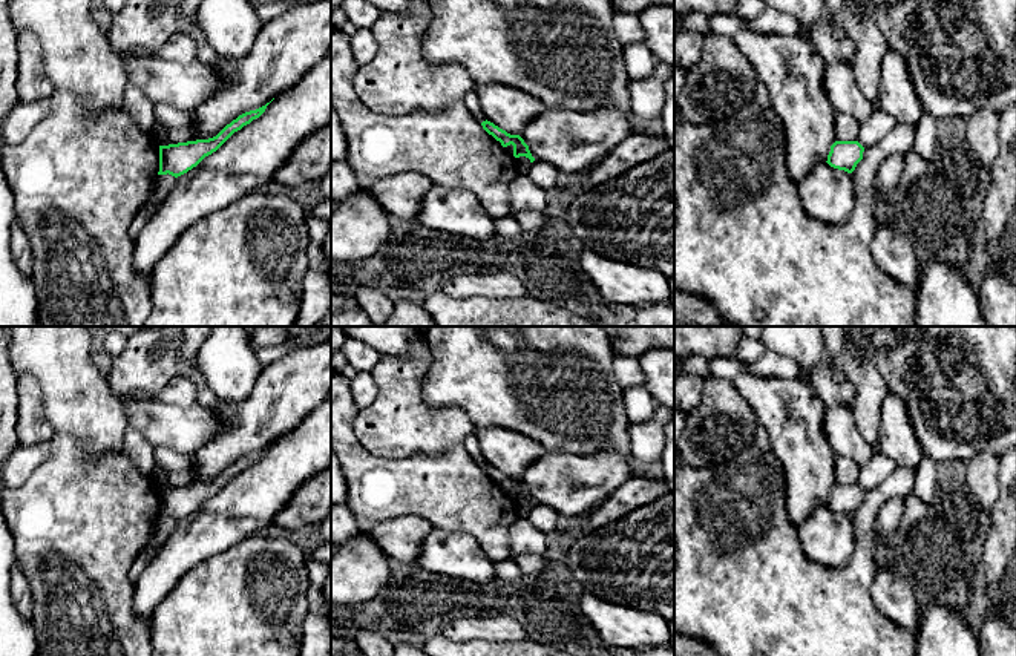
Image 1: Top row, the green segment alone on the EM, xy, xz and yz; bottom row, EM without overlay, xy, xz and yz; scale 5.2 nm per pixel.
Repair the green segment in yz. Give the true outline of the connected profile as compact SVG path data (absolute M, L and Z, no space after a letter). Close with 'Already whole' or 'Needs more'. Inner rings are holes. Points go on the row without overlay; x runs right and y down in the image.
M835 484L828 498L828 507L834 512L852 517L863 503L864 490L858 484Z. Already whole

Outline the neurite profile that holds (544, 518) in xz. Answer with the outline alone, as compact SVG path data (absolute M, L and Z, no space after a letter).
M533 504L526 517L535 529L546 533L550 538L553 536L559 517L556 510L546 504Z

